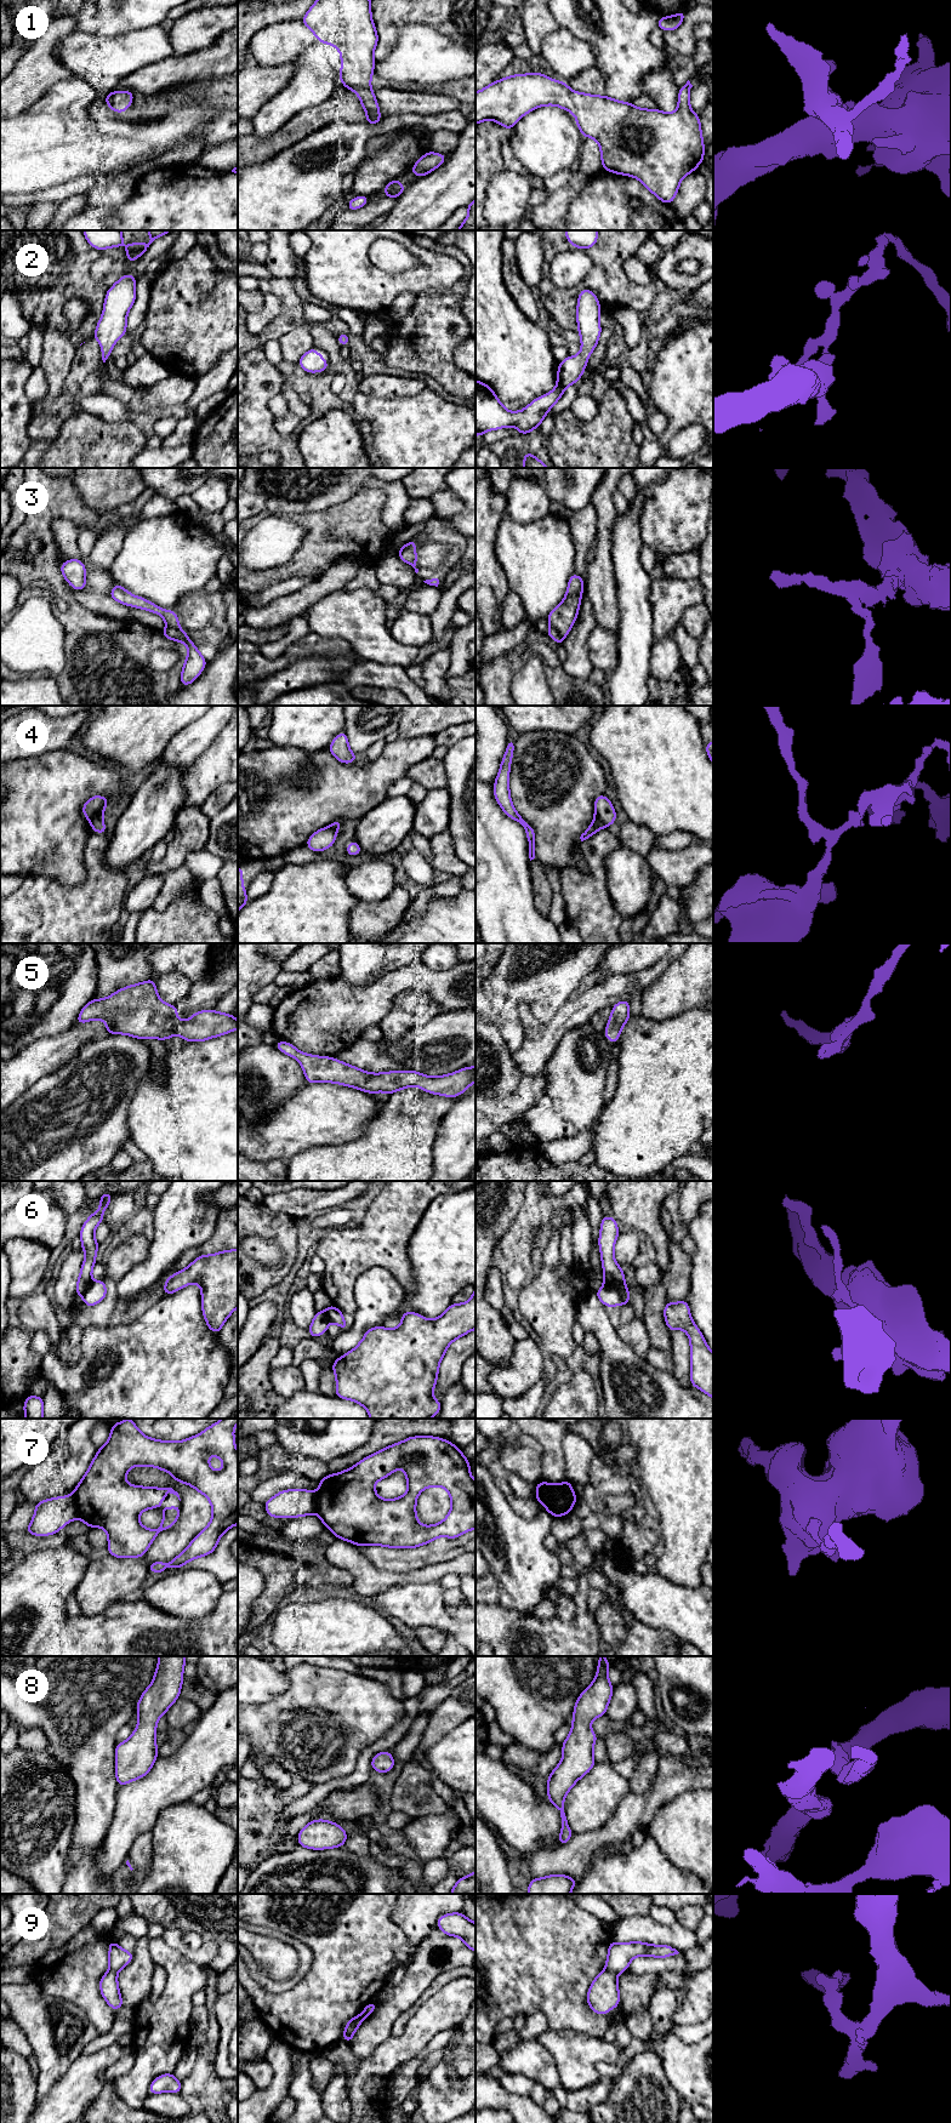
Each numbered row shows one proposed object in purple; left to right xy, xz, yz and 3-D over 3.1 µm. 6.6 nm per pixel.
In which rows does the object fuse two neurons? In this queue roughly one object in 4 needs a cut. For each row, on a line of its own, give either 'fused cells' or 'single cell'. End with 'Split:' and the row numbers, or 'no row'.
1: single cell
2: single cell
3: fused cells
4: fused cells
5: single cell
6: fused cells
7: fused cells
8: single cell
9: fused cells
Split: 3, 4, 6, 7, 9

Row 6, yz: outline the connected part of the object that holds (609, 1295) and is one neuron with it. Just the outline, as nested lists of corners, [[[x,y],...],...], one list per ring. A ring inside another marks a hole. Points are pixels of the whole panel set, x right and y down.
[[[605,1282],[594,1295],[602,1301],[604,1307],[621,1306],[619,1290]]]

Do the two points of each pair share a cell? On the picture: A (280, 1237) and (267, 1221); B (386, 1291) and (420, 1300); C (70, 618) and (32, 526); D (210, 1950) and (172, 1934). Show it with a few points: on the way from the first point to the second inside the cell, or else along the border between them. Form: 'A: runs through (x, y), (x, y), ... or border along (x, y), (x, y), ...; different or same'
A: runs through (279, 1233), (271, 1225); same
B: border along (405, 1291), (403, 1310); different
C: runs through (67, 595), (46, 565), (34, 553), (34, 549); same
D: runs through (200, 1953), (188, 1953), (178, 1944); same

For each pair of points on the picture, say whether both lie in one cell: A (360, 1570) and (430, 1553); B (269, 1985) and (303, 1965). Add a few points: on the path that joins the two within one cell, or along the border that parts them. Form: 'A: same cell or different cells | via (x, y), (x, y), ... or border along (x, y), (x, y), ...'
A: different cells | border along (363, 1554), (379, 1569), (404, 1574)
B: same cell | via (279, 1985), (288, 1985), (297, 1975)

